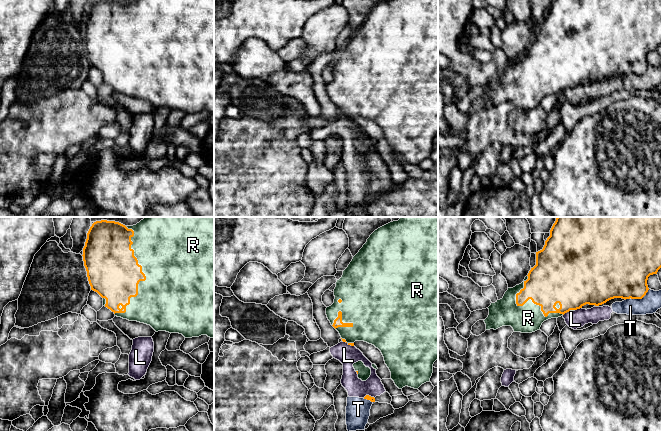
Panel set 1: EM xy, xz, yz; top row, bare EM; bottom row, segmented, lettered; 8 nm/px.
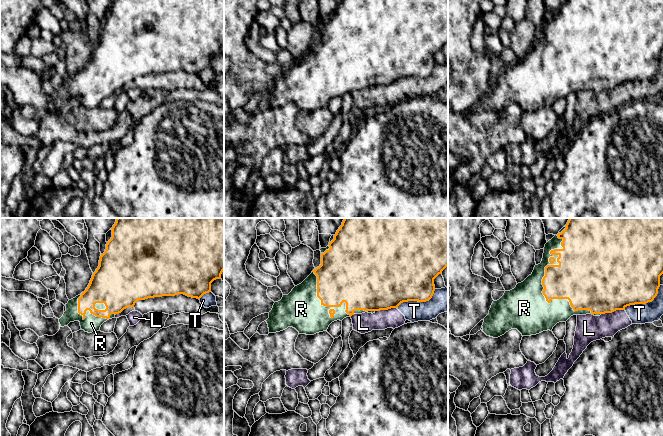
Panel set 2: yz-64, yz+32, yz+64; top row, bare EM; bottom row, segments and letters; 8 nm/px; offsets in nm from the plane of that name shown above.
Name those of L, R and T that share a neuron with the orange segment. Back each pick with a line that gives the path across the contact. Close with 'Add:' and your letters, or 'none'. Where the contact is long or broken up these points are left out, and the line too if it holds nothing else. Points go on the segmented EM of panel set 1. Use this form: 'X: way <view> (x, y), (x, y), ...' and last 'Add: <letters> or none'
Add: R

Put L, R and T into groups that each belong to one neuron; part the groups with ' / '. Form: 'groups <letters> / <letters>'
groups L T / R

